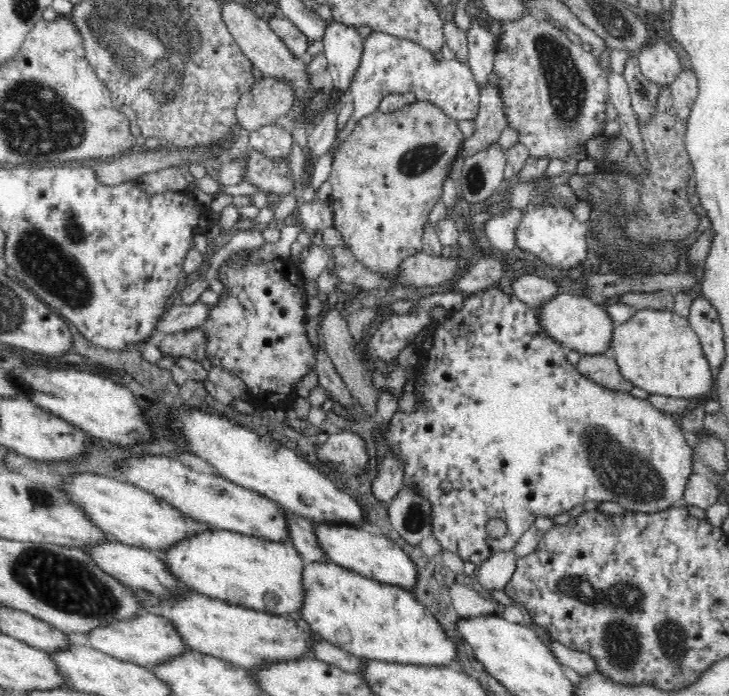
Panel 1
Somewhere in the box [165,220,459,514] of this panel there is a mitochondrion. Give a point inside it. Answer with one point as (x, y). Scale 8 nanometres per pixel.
(219, 491)

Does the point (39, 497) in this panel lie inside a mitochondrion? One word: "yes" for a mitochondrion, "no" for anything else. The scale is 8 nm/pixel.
yes

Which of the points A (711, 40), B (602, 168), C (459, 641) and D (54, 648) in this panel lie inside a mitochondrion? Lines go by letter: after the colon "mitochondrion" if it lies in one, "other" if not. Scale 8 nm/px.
A: other
B: other
C: other
D: other

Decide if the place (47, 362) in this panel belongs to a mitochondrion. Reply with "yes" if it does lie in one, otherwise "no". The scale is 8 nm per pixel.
no

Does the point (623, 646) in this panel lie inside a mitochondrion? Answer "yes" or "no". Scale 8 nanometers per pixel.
yes

